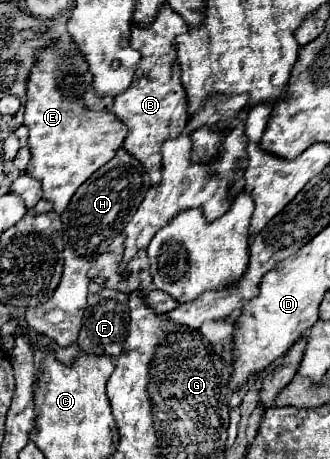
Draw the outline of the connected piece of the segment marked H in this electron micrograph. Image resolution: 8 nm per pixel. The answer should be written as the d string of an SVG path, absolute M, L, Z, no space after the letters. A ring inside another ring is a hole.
M120 148L110 162L106 162L96 174L92 174L72 196L66 212L62 212L64 224L64 272L60 284L52 298L44 304L26 310L26 322L32 330L46 334L58 346L70 346L76 342L82 316L86 312L86 294L88 294L88 270L94 260L108 248L108 244L124 230L128 220L134 216L144 194L150 188L150 178L144 172L142 164Z

